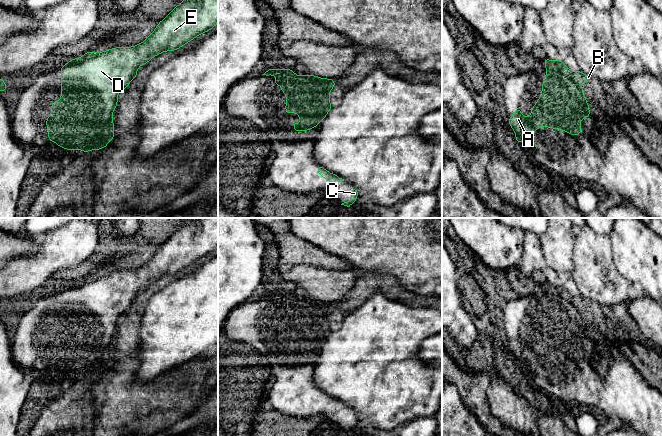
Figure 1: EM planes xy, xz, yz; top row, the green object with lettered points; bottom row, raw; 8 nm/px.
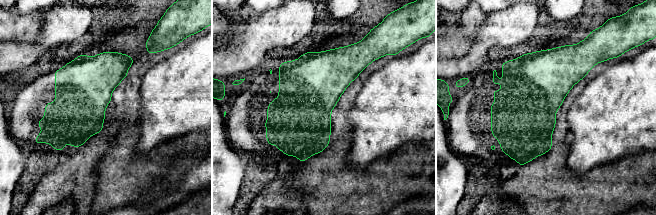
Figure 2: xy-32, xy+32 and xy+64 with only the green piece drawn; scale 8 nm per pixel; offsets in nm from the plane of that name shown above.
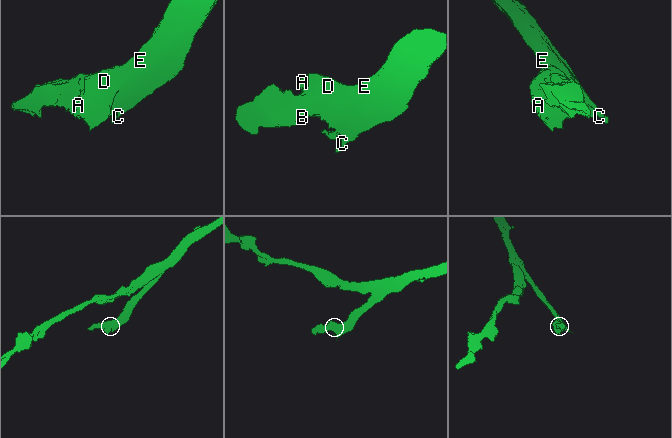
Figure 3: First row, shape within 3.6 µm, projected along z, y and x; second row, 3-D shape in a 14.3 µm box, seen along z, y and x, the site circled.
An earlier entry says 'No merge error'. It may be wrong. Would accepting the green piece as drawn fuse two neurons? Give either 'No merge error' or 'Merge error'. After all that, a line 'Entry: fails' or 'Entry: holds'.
No merge error
Entry: holds

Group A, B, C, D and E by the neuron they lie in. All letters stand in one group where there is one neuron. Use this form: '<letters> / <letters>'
A B C D E

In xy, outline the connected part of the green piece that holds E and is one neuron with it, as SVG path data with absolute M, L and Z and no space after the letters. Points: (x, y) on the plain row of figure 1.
M195 218L183 223L137 270L117 271L98 277L89 275L80 282L71 283L61 291L61 324L51 327L52 336L46 342L49 365L67 375L78 373L86 377L105 372L114 363L112 339L118 328L117 320L137 300L137 293L162 276L184 270L216 248L218 218Z

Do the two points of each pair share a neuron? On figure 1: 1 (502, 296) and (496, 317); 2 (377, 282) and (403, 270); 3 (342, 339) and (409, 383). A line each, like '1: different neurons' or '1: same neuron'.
1: same neuron
2: different neurons
3: same neuron

